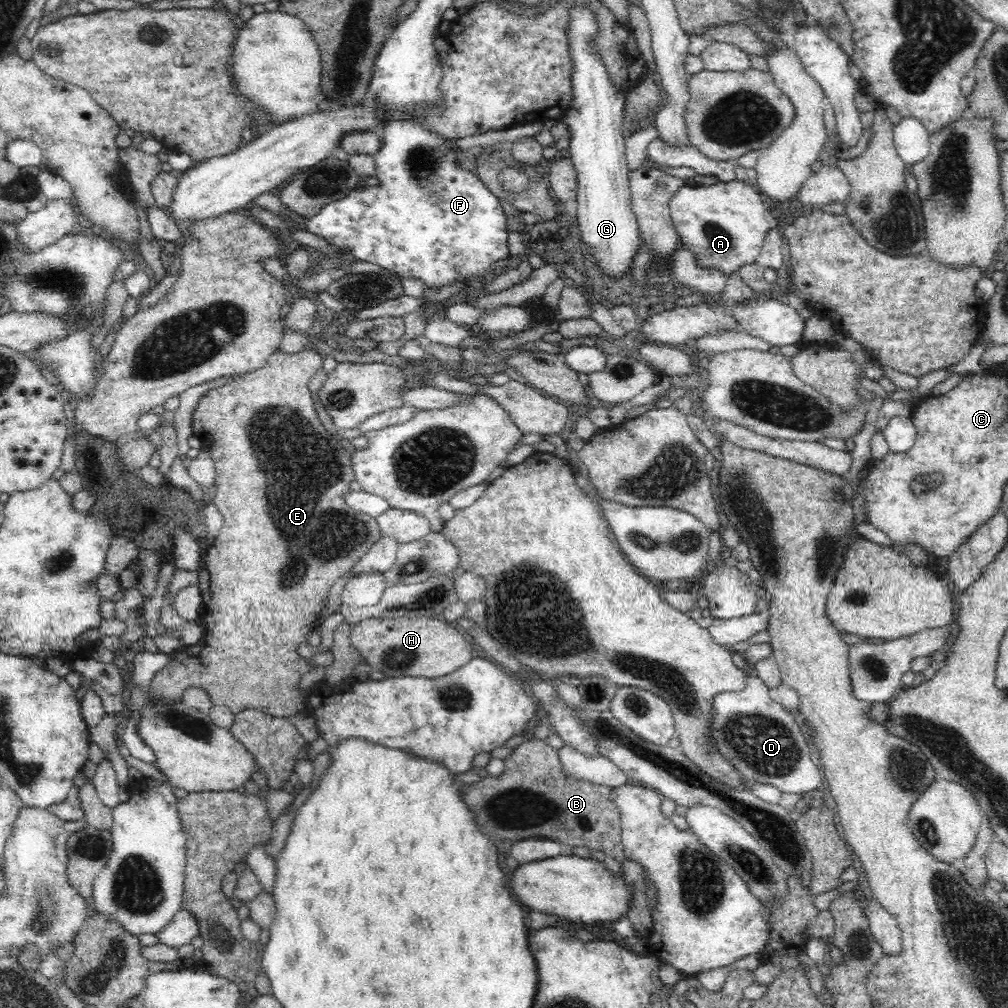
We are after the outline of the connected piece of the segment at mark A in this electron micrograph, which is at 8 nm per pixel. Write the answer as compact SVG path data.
M717 183L714 186L696 186L682 185L676 194L671 198L669 206L671 221L676 229L679 240L695 255L695 262L699 268L717 268L724 270L724 274L732 274L734 270L740 270L746 264L752 264L756 261L762 242L770 228L776 226L776 214L768 212L764 208L764 201L758 198L759 194L750 192L750 188L742 194L724 194L724 183Z

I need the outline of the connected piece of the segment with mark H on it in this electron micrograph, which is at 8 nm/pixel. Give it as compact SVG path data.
M370 618L351 625L350 643L362 655L362 660L380 670L385 678L413 676L434 678L444 676L458 670L472 658L472 646L462 638L454 628L436 618Z

